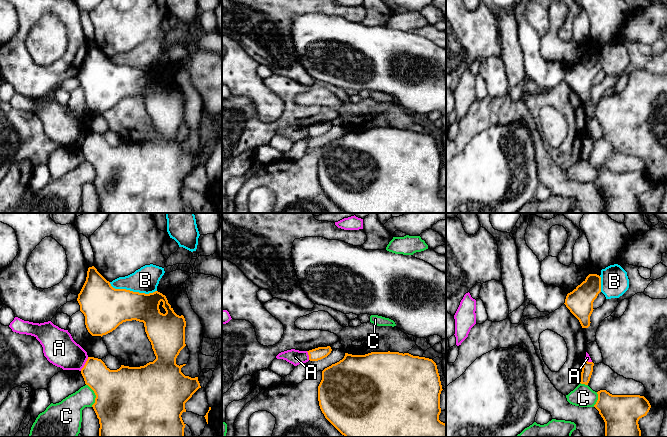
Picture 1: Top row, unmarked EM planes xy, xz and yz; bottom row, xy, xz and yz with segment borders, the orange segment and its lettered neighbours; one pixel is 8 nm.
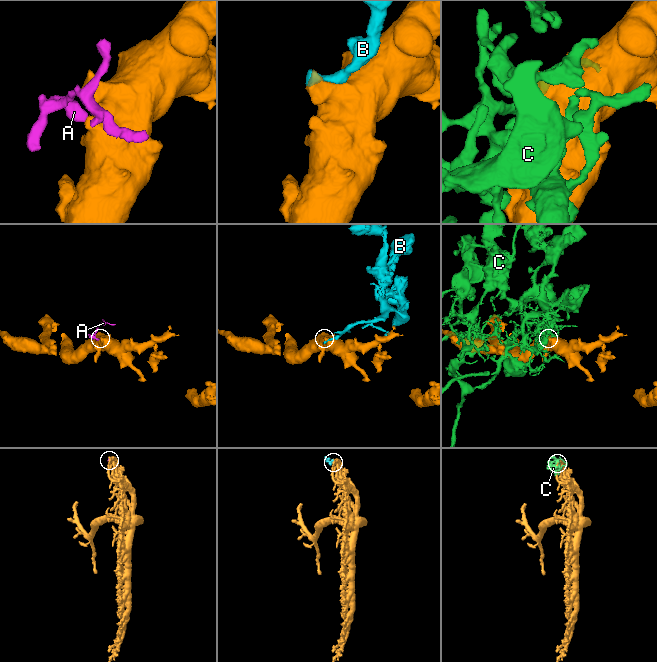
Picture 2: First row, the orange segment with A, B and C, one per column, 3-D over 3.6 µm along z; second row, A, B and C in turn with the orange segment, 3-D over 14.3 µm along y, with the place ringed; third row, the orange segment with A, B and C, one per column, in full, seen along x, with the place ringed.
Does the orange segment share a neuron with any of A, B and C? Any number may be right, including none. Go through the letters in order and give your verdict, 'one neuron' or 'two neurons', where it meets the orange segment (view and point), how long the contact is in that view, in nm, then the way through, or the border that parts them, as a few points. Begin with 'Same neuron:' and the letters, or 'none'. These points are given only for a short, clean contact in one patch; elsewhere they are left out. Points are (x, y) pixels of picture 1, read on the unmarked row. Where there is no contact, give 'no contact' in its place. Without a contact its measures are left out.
Same neuron: none
A: two neurons; contact xy (85, 140); length 130 nm; border xy (88, 133), (80, 146)
B: two neurons; contact xy (132, 67); length 400 nm
C: two neurons; contact xy (95, 170); length 190 nm

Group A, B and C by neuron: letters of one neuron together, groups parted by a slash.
A / B C

